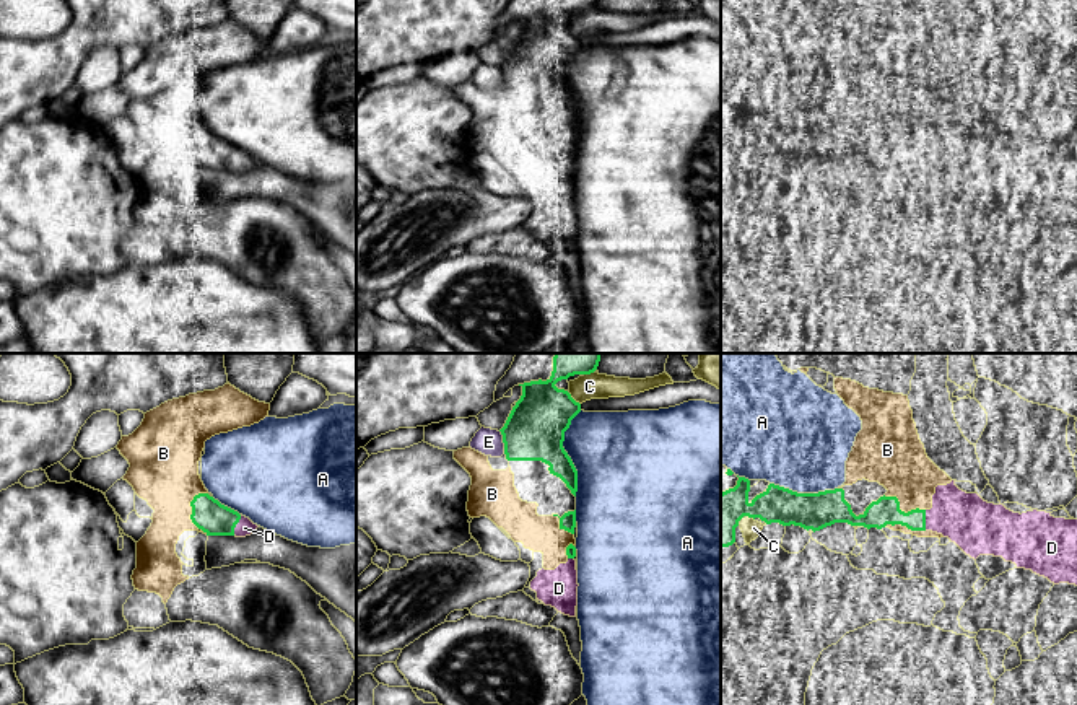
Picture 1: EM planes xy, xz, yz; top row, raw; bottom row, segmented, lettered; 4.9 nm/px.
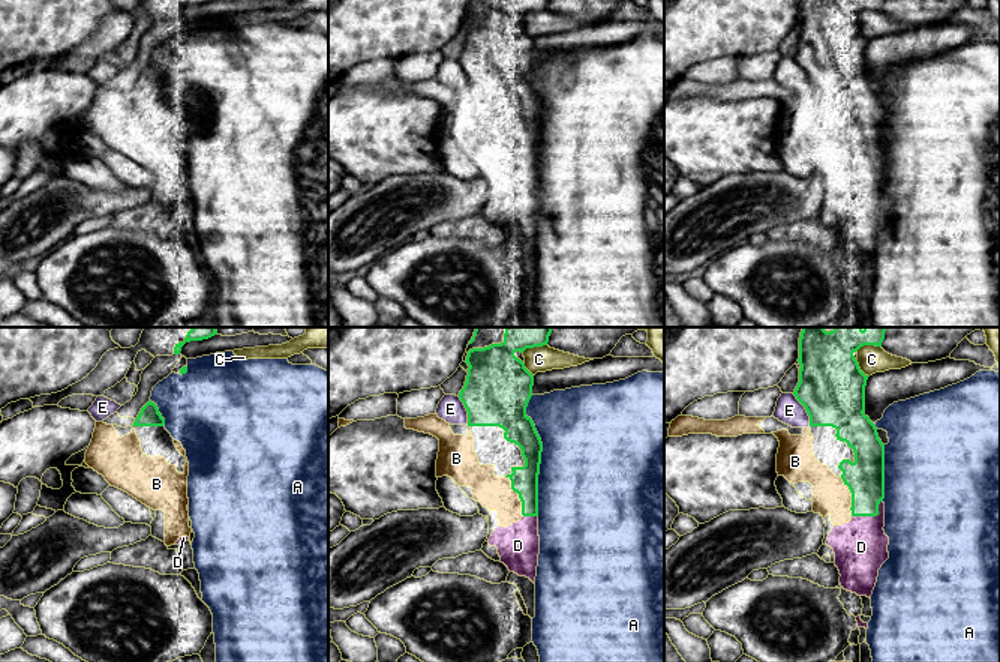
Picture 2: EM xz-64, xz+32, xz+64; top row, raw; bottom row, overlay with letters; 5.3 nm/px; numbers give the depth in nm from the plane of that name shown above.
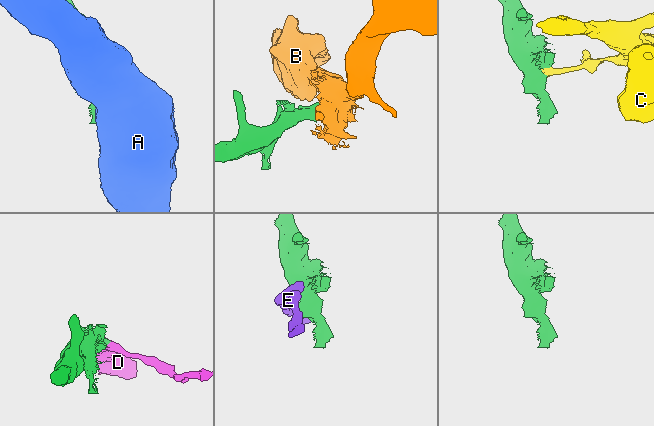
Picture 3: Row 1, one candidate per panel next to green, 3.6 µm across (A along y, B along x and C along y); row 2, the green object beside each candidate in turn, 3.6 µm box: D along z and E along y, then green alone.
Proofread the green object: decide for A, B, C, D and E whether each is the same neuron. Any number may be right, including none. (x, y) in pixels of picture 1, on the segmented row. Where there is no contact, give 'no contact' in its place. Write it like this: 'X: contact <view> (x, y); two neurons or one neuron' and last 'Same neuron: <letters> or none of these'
A: contact xz (566, 453); two neurons
B: contact xy (191, 515); two neurons
C: contact xz (573, 399); two neurons
D: contact xy (236, 523); one neuron
E: contact xz (503, 442); two neurons
Same neuron: D

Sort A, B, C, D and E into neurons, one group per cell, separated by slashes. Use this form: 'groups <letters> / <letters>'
groups A / B / C / D / E

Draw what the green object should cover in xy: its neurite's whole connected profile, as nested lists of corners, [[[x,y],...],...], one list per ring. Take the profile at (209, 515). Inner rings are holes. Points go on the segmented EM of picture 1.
[[[198,493],[190,501],[192,523],[202,529],[207,536],[236,536],[246,537],[257,531],[249,518],[238,511],[221,505],[208,493]]]

